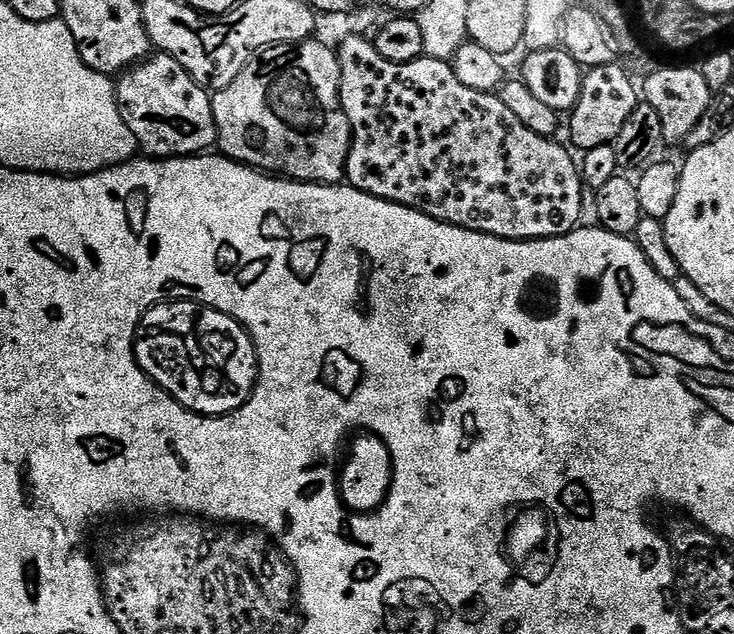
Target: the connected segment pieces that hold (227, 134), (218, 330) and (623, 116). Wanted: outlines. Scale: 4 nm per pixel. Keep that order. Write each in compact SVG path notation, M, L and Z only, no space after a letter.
M313 38L301 44L266 48L241 70L230 86L213 91L211 97L218 148L229 160L306 184L339 185L345 179L352 127L340 104L340 58L335 47L327 48L320 38Z
M169 300L161 302L148 310L140 320L140 326L136 330L136 363L140 365L141 370L146 373L150 379L165 388L168 393L173 396L184 408L189 408L190 411L198 416L231 416L251 398L256 390L258 383L258 357L254 342L248 336L248 331L245 330L240 323L234 318L230 318L224 312L218 311L217 308L208 308L205 304L197 304L195 300Z
M619 63L590 68L584 72L582 94L570 113L572 121L568 124L569 130L572 131L573 149L587 150L594 146L606 146L618 138L622 126L630 114L634 113L638 103L638 84L635 82L637 83L630 75L629 69Z

